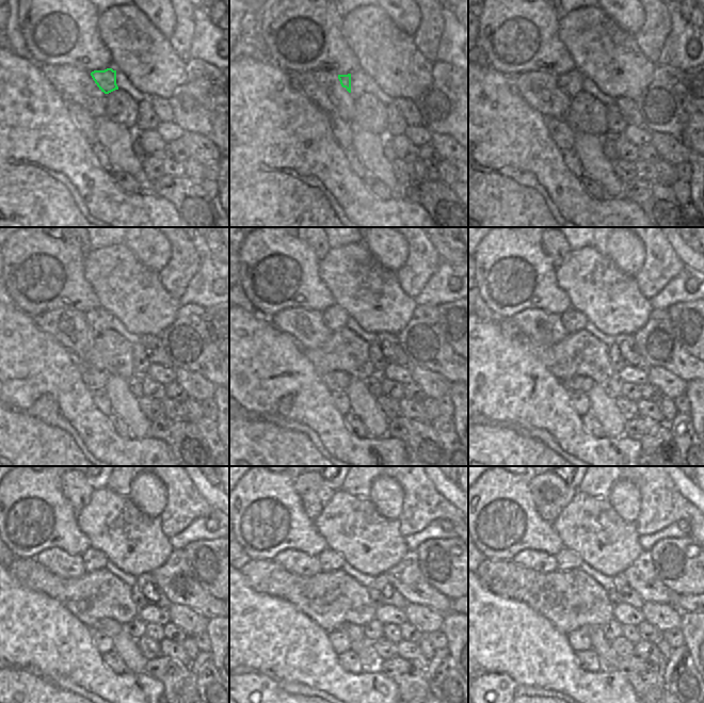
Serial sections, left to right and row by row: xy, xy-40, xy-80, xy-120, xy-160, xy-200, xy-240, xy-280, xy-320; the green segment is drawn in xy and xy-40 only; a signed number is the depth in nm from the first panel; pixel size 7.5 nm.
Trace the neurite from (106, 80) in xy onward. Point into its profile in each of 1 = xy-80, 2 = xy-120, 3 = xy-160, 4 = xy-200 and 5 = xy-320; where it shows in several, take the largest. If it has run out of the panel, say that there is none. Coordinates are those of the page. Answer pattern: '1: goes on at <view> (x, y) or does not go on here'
1: goes on at xy-80 (572, 82)
2: goes on at xy-120 (98, 319)
3: goes on at xy-160 (335, 318)
4: goes on at xy-200 (573, 320)
5: goes on at xy-320 (566, 559)

